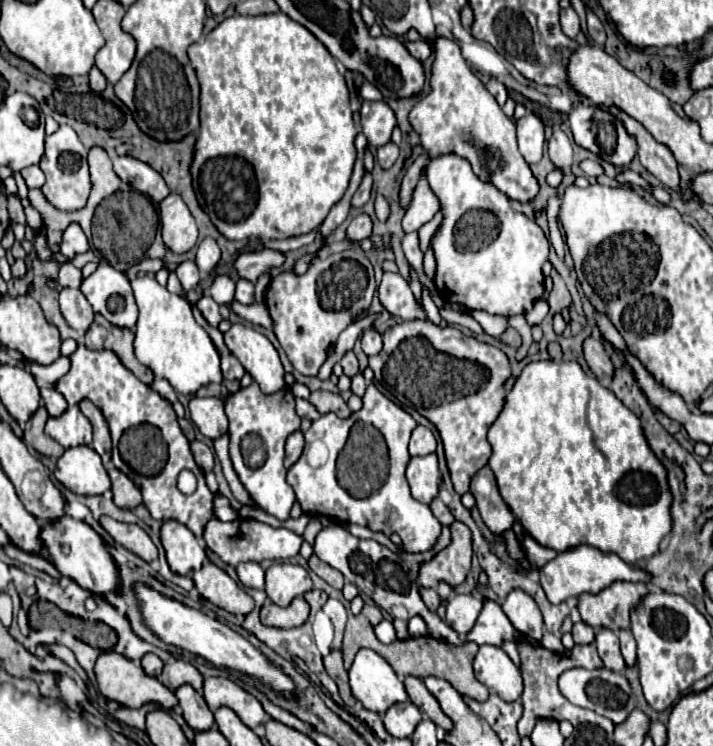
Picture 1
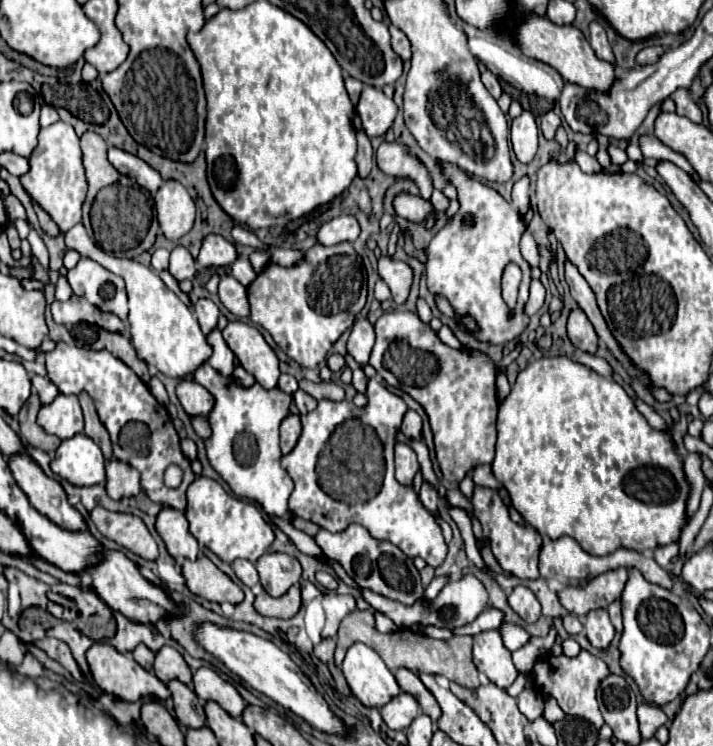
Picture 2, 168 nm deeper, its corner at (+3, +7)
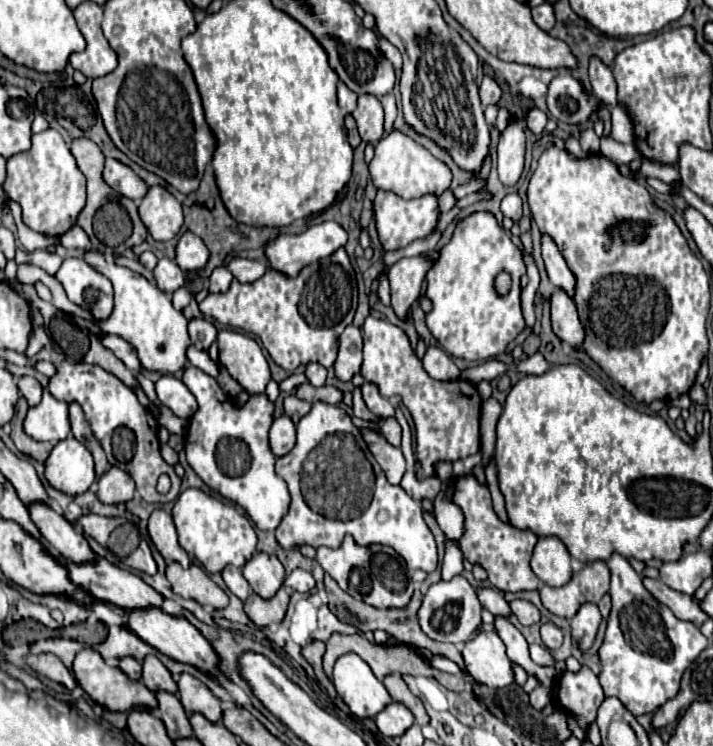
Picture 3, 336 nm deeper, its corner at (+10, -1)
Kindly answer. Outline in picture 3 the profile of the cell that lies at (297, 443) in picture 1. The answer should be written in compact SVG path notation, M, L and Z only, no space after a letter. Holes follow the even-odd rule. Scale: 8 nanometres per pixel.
M286 415L274 419L272 429L270 429L272 453L276 457L282 457L294 447L294 443L296 443L296 427L294 427L294 423Z

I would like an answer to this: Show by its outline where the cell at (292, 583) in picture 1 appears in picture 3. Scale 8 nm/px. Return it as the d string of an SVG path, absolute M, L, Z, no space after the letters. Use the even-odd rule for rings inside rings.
M256 553L242 569L246 581L262 599L272 599L284 583L284 567L276 555Z

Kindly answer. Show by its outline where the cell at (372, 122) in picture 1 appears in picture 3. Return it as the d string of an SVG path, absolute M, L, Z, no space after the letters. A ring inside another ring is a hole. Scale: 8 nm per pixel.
M360 95L358 97L358 107L352 113L358 125L358 133L362 141L376 145L382 139L384 133L384 109L380 101L374 95Z

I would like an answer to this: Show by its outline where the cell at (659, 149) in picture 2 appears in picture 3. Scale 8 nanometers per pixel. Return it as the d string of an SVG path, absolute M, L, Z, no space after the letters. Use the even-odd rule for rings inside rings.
M602 137L600 139L600 153L608 157L612 163L622 165L622 163L632 163L634 159L640 159L642 153L634 147L634 143L618 143L612 137Z

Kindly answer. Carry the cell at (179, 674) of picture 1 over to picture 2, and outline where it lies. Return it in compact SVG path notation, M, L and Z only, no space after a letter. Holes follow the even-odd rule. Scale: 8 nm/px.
M161 647L157 651L153 671L163 683L169 683L171 679L179 679L181 683L191 685L191 669L173 647Z

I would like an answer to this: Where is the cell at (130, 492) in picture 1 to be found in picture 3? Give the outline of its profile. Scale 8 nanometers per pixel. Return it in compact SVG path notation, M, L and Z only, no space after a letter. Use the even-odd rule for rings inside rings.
M110 467L98 479L98 499L102 503L126 503L134 495L134 481L118 467Z

